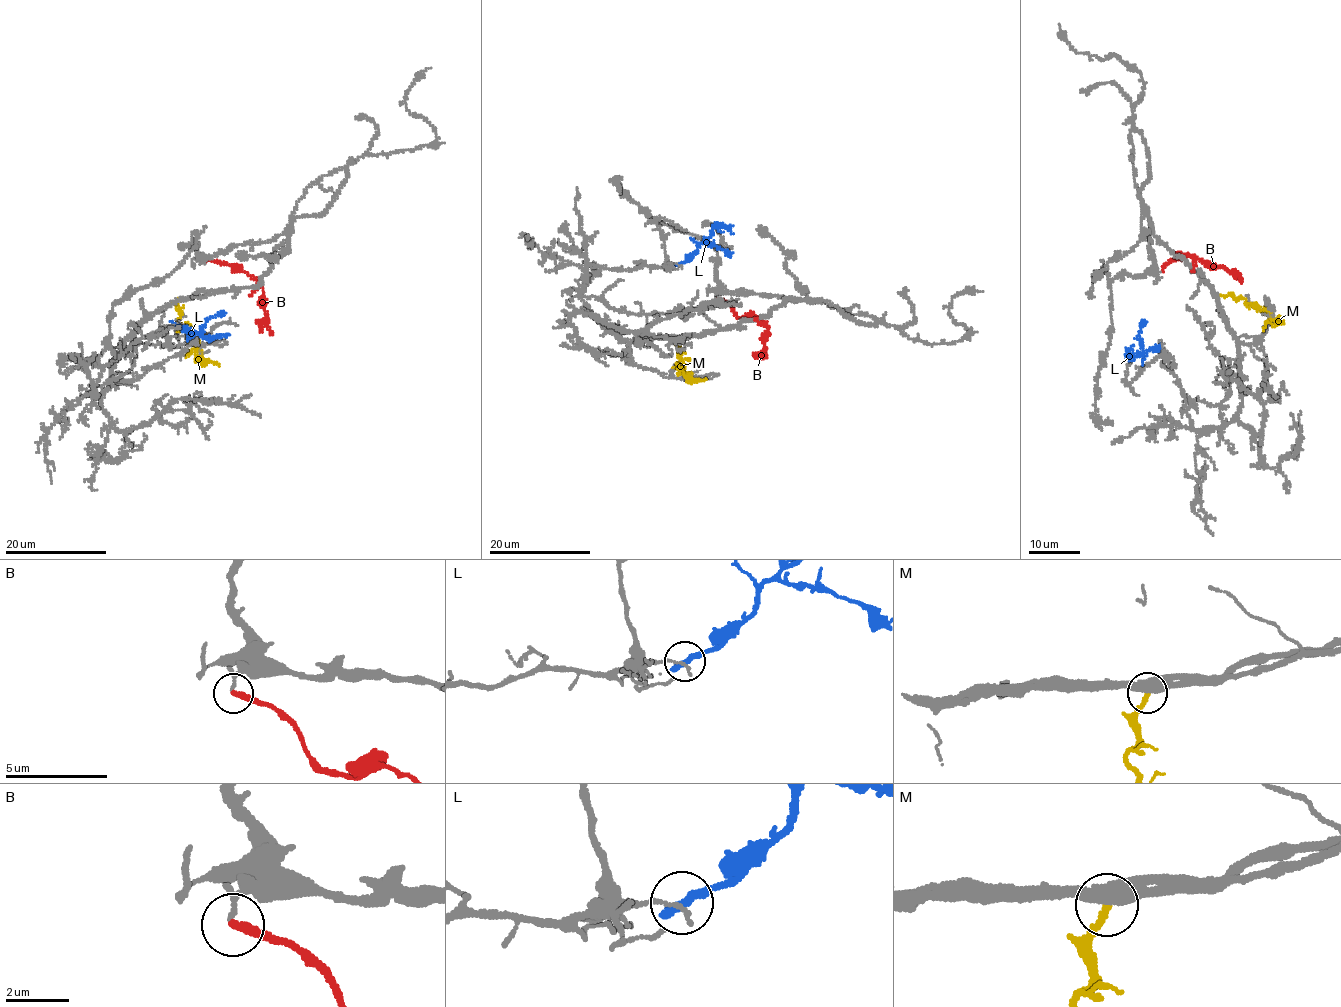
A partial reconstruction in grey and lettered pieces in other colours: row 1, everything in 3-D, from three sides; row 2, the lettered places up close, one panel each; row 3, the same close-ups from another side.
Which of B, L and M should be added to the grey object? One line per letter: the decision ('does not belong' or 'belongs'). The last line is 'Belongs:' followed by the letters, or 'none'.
B: does not belong
L: does not belong
M: does not belong
Belongs: none

